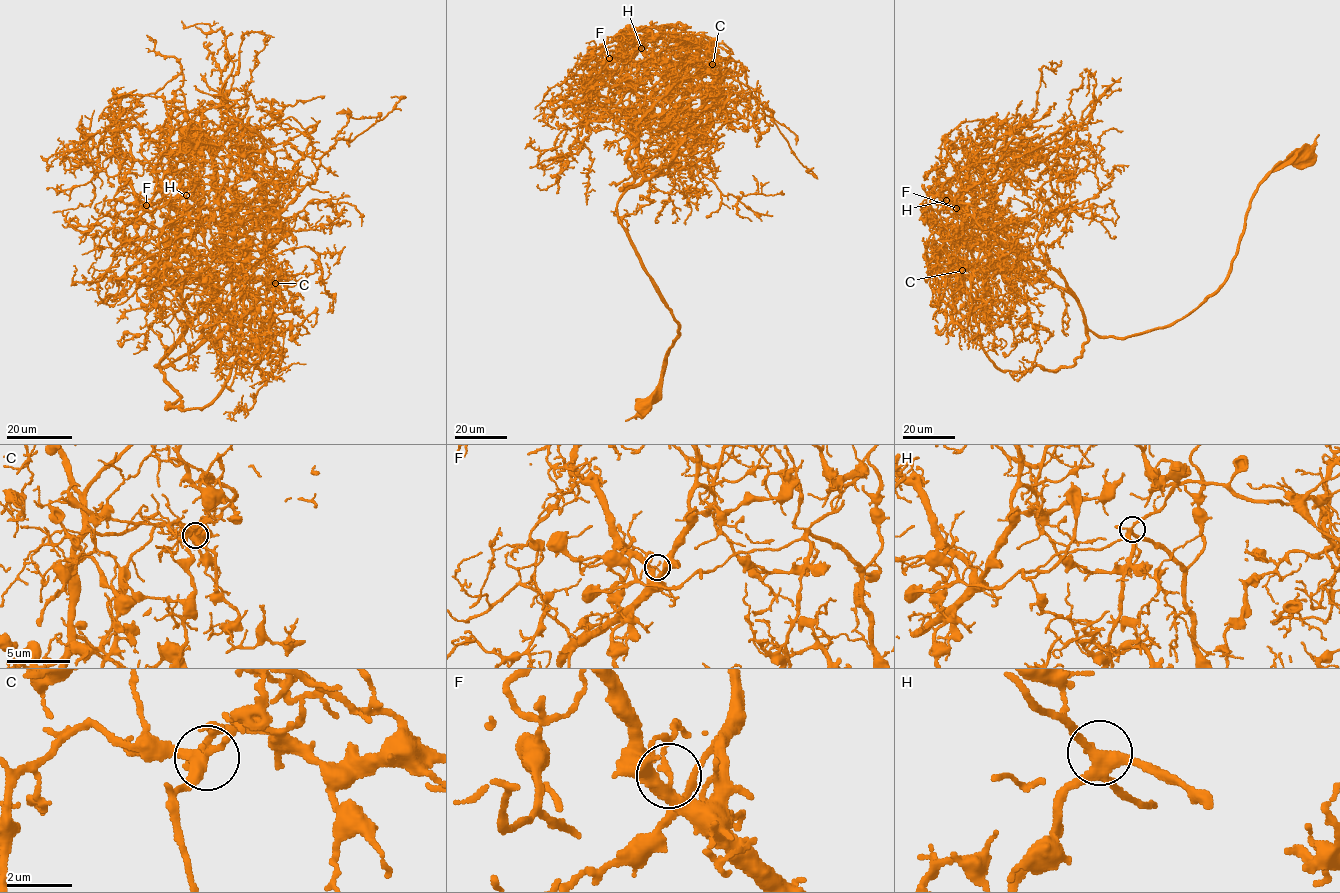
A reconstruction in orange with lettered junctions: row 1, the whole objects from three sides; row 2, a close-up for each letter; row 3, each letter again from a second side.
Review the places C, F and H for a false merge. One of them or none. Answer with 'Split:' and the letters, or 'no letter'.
Split: no letter

